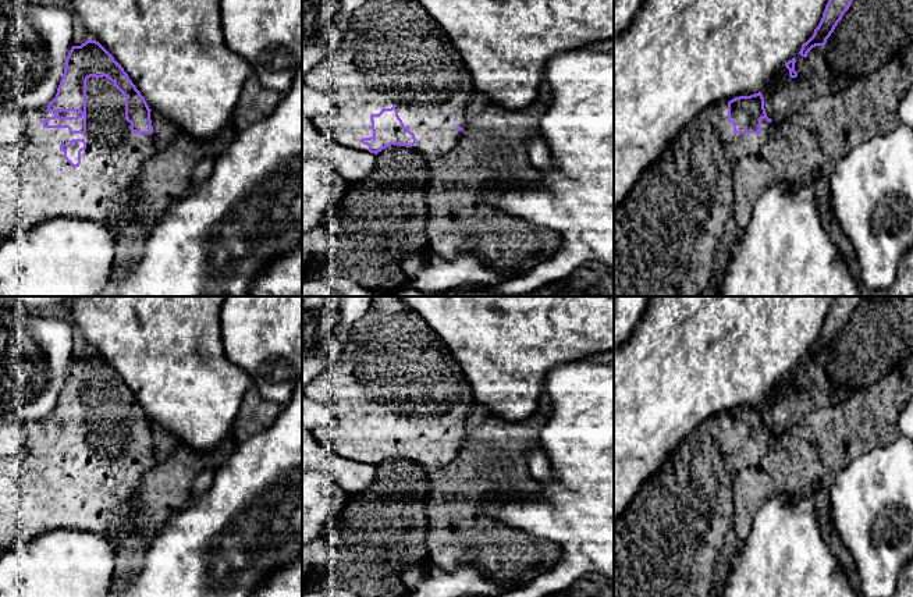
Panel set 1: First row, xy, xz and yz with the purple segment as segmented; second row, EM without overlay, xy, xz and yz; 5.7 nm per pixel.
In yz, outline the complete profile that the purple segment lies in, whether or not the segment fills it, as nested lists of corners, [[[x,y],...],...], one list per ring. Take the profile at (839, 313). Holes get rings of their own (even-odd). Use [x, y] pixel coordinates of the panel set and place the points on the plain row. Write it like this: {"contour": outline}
{"contour": [[[835,296],[832,306],[825,317],[823,330],[814,341],[813,348],[802,356],[797,366],[807,369],[807,365],[816,358],[824,358],[834,344],[843,326],[849,321],[850,315],[864,296]]]}

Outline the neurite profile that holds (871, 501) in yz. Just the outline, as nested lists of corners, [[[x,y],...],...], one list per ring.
[[[900,436],[856,458],[831,487],[831,518],[857,569],[862,597],[892,597],[900,571],[913,559],[913,441]]]

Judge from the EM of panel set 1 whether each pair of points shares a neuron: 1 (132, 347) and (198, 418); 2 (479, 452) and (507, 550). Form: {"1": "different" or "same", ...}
{"1": "same", "2": "same"}

